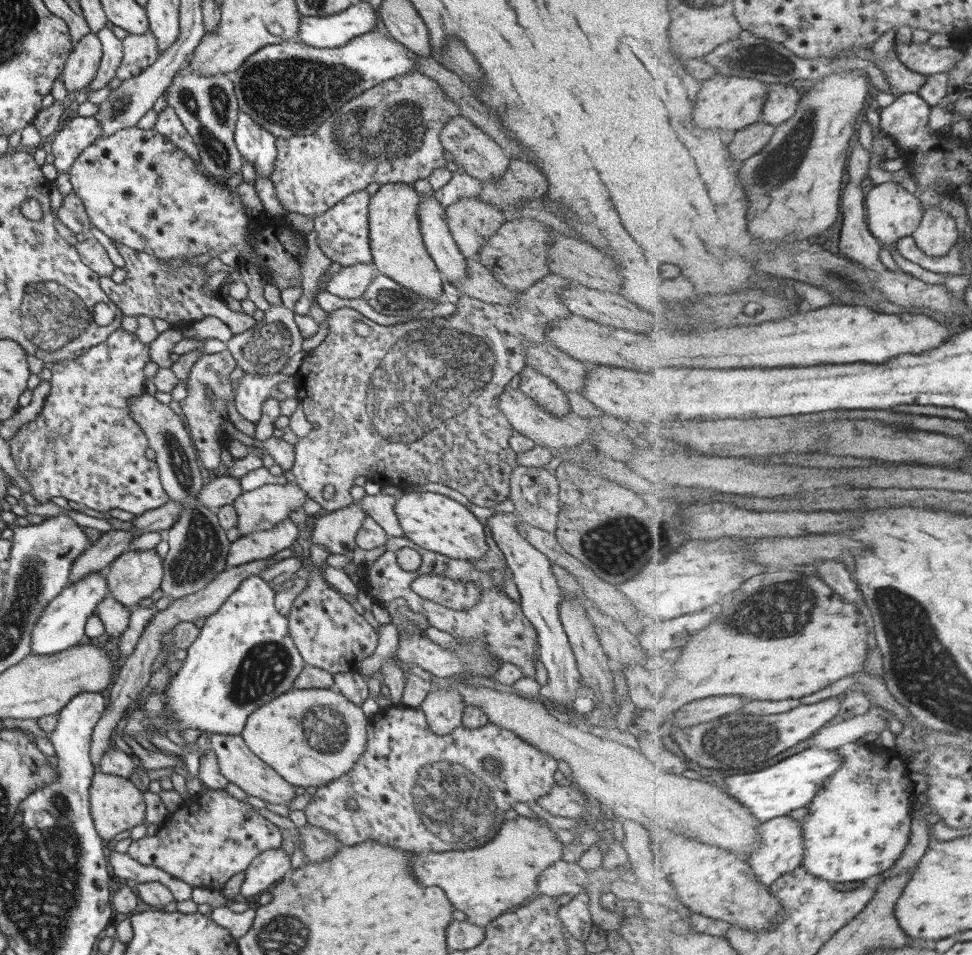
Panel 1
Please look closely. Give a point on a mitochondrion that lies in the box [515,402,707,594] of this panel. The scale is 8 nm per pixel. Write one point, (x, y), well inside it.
(622, 544)

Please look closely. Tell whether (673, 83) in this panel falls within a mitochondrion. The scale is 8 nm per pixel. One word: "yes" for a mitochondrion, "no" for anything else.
no

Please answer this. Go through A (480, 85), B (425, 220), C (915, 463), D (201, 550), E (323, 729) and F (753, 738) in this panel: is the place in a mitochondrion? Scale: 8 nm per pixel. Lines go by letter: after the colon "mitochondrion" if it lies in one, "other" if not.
A: other
B: other
C: other
D: mitochondrion
E: mitochondrion
F: mitochondrion

